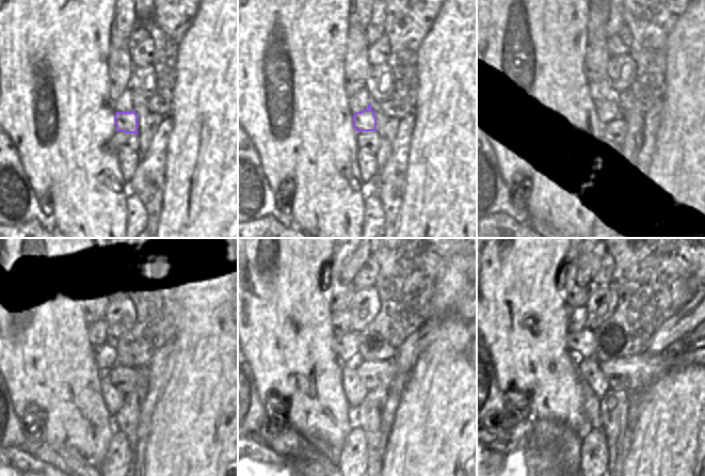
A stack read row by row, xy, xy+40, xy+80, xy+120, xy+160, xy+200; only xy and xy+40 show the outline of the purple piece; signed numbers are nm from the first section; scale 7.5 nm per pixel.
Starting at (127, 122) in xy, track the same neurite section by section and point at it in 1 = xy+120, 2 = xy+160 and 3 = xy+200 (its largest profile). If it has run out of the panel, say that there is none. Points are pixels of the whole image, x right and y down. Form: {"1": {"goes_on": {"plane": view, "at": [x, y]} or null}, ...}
{"1": {"goes_on": {"plane": "xy+120", "at": [105, 354]}}, "2": {"goes_on": {"plane": "xy+160", "at": [346, 347]}}, "3": {"goes_on": {"plane": "xy+200", "at": [582, 344]}}}

